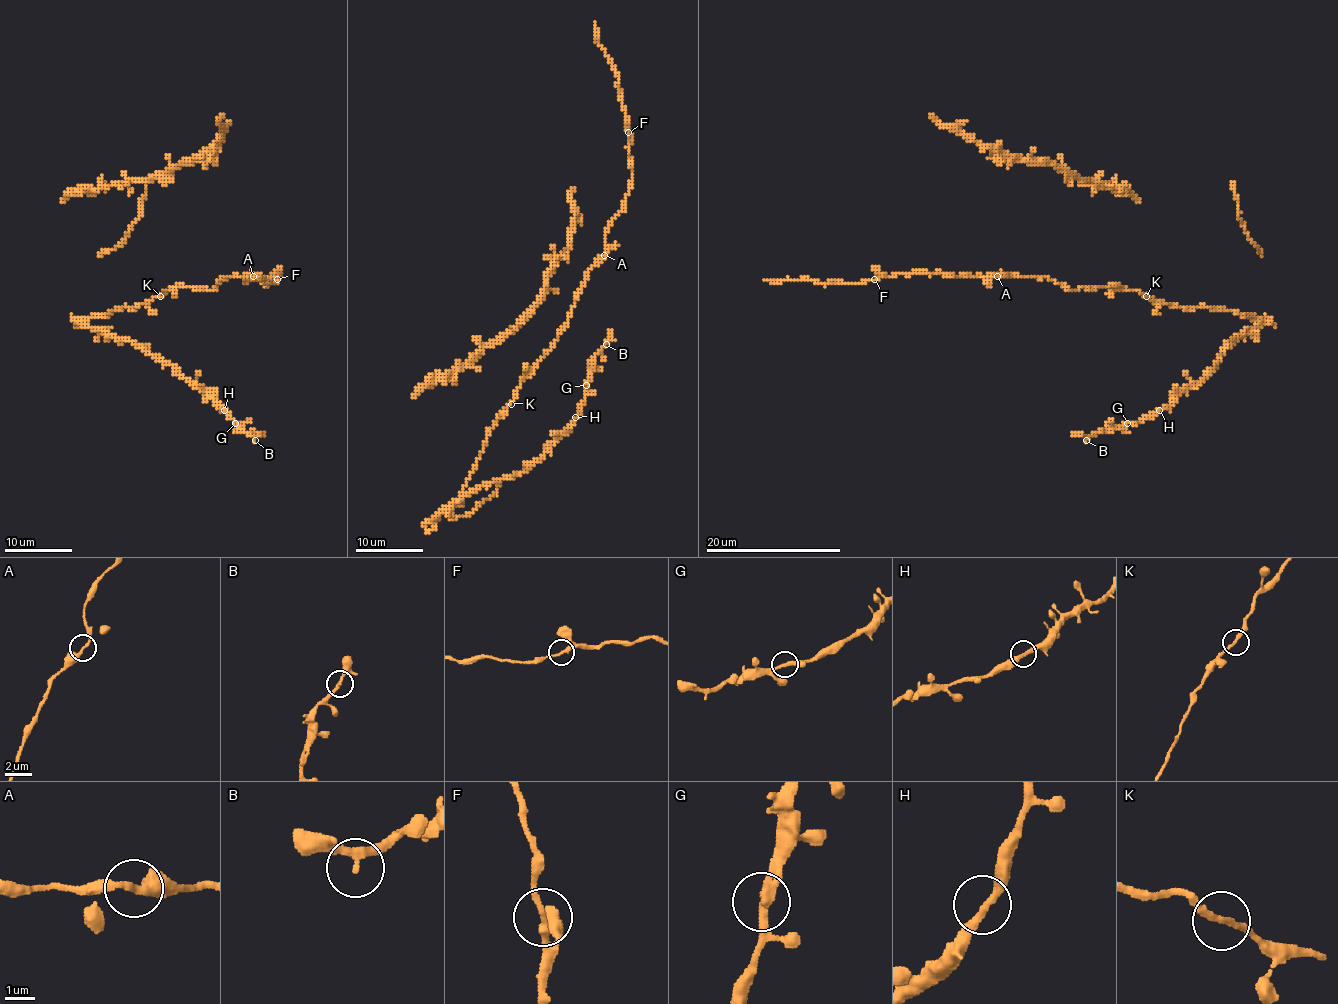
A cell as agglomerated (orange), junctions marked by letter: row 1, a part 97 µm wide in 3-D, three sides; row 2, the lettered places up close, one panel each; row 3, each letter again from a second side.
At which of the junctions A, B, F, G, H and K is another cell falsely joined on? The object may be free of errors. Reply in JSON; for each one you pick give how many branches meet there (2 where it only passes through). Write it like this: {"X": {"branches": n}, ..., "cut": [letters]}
{"cut": []}

